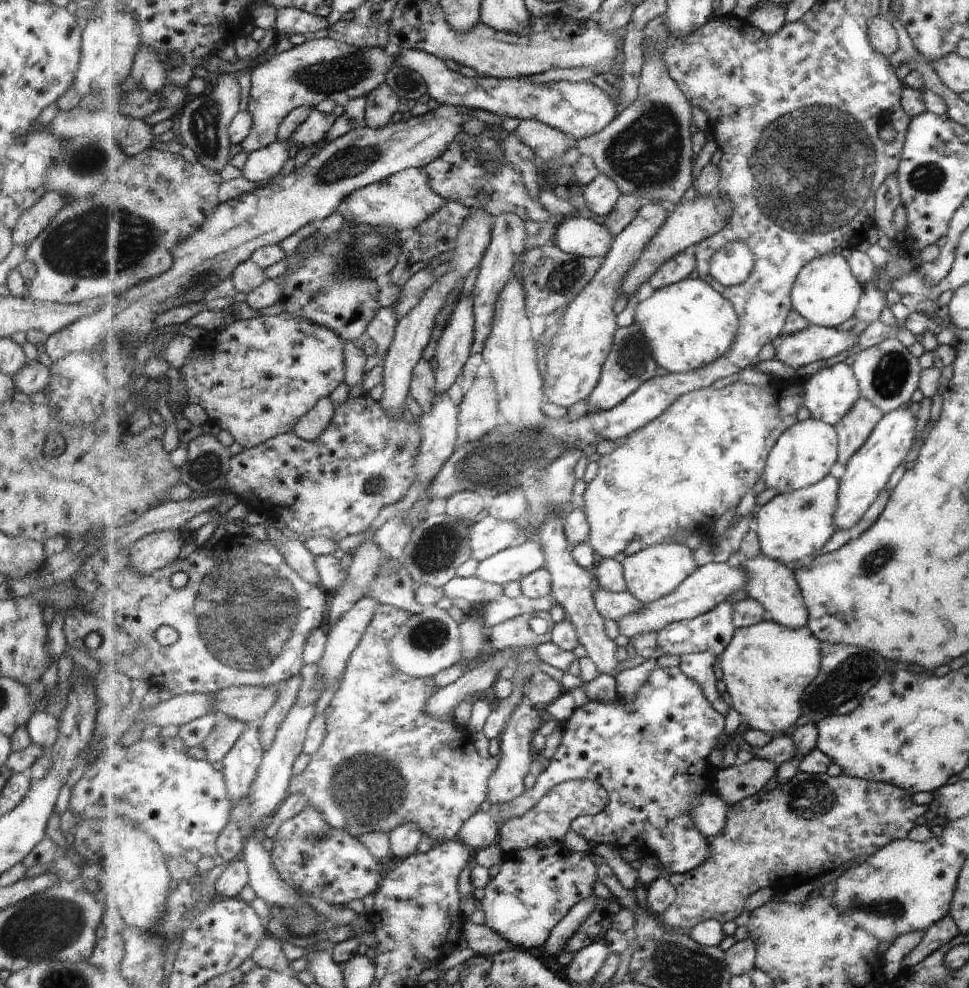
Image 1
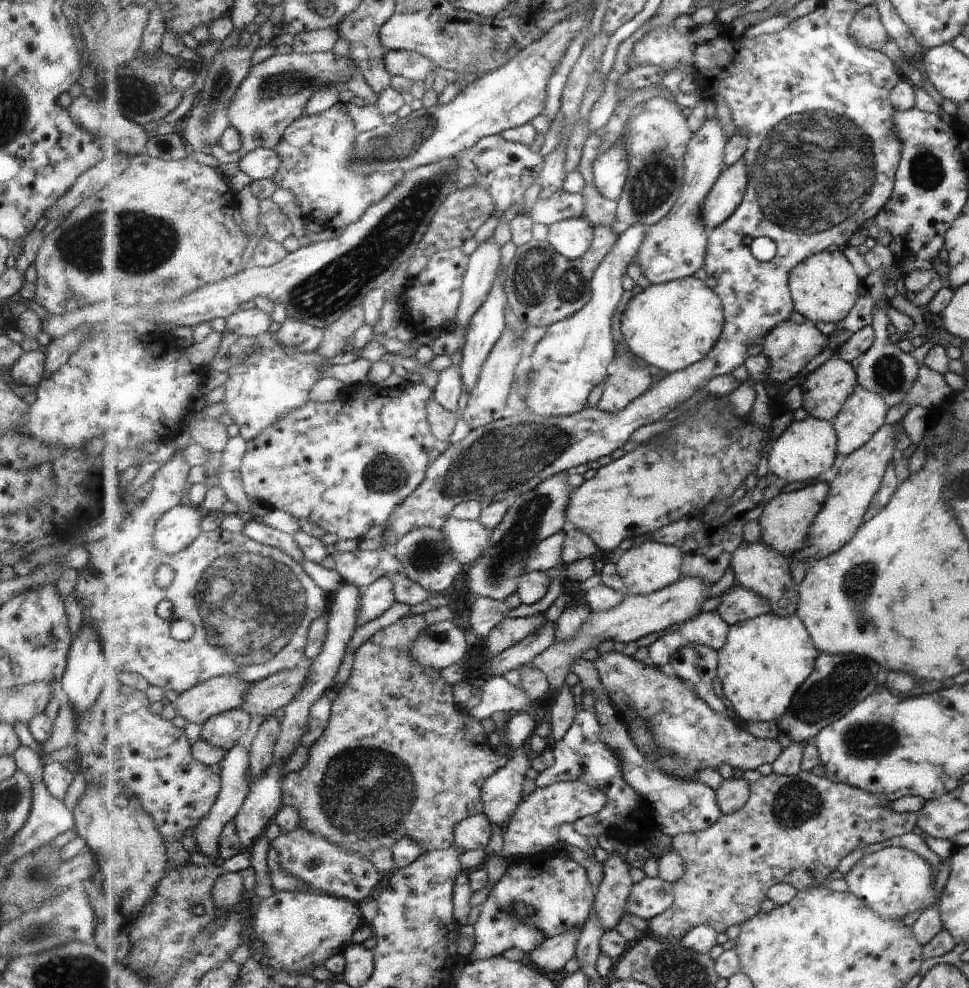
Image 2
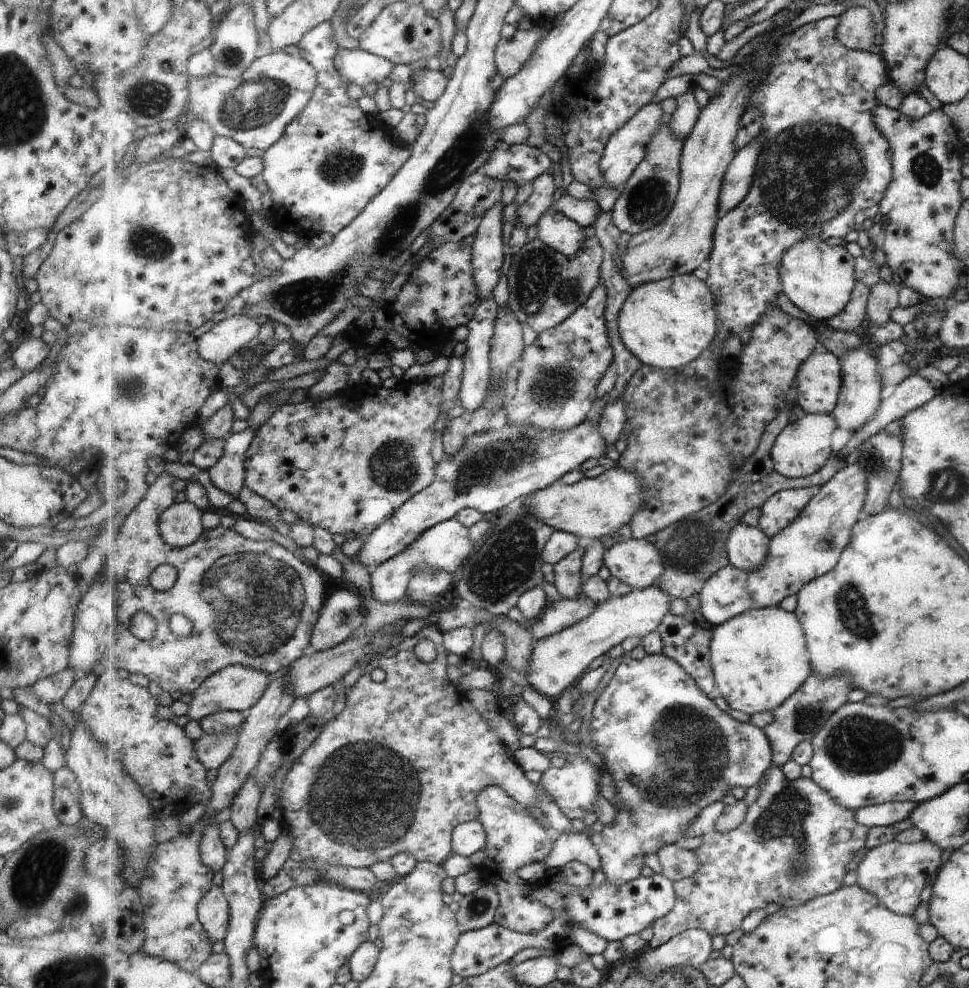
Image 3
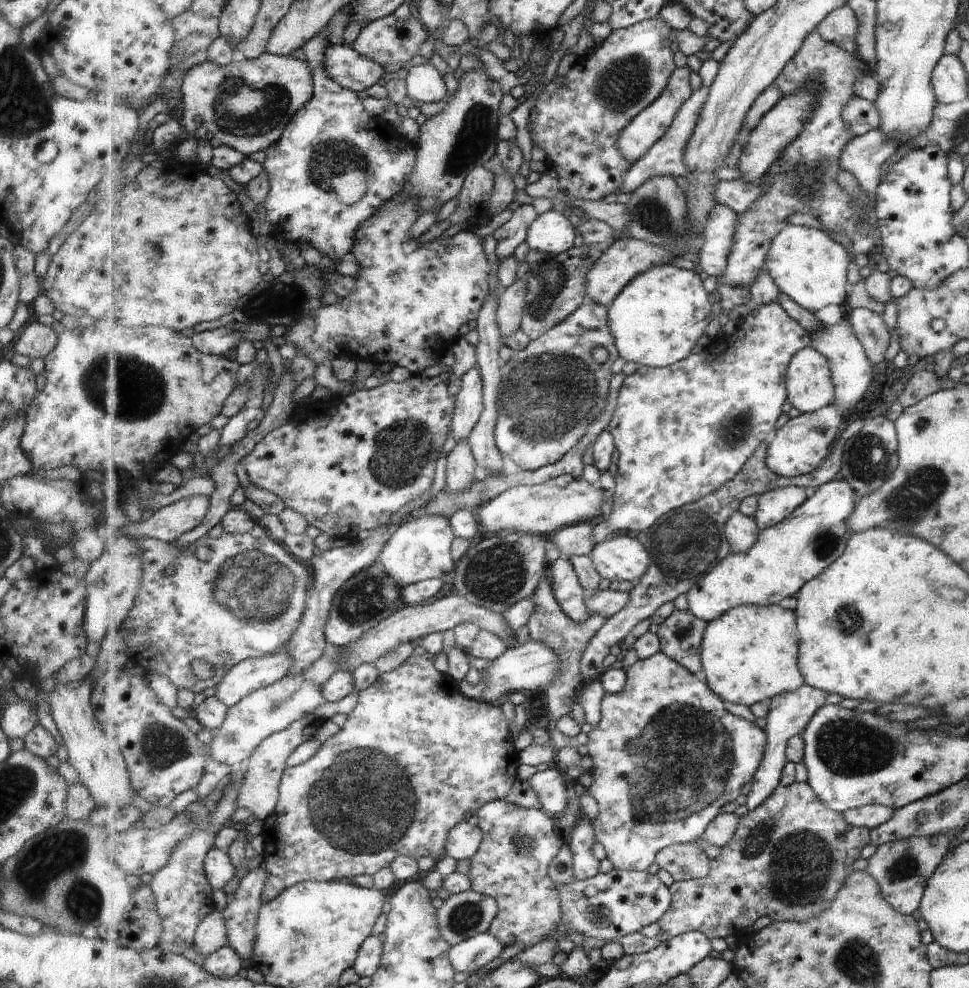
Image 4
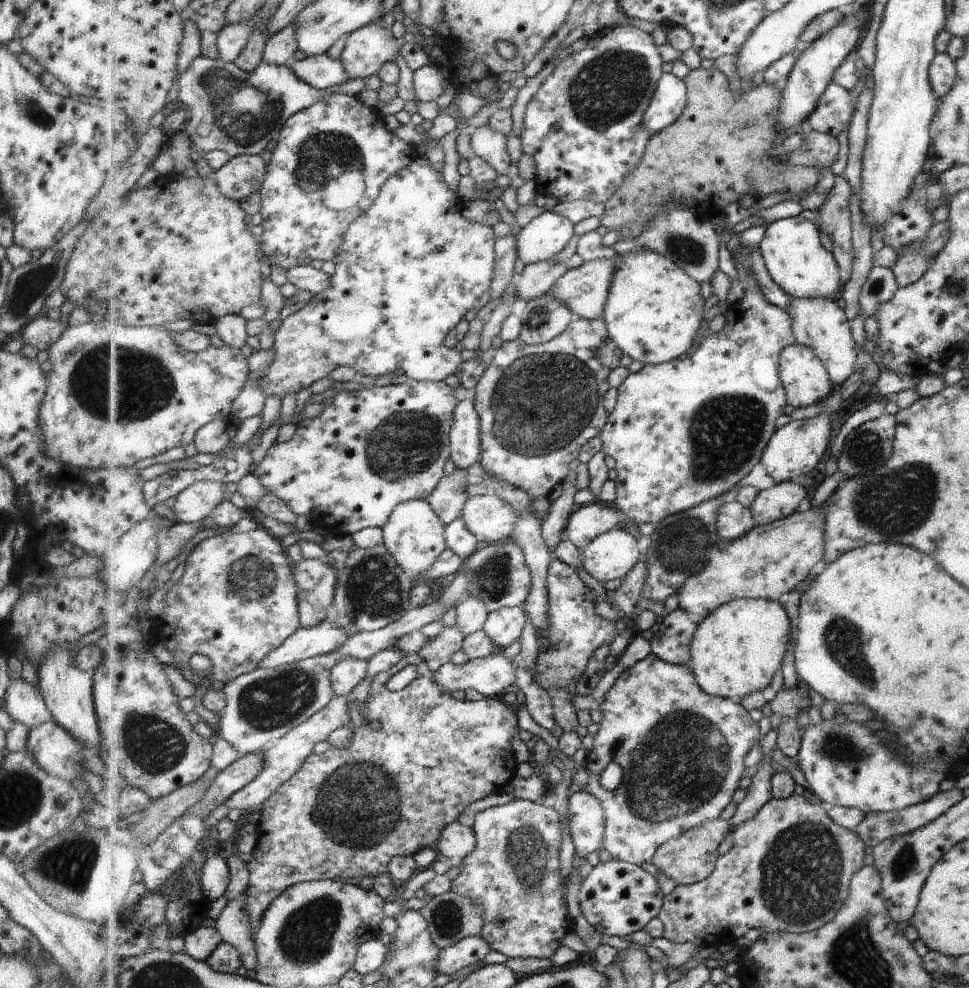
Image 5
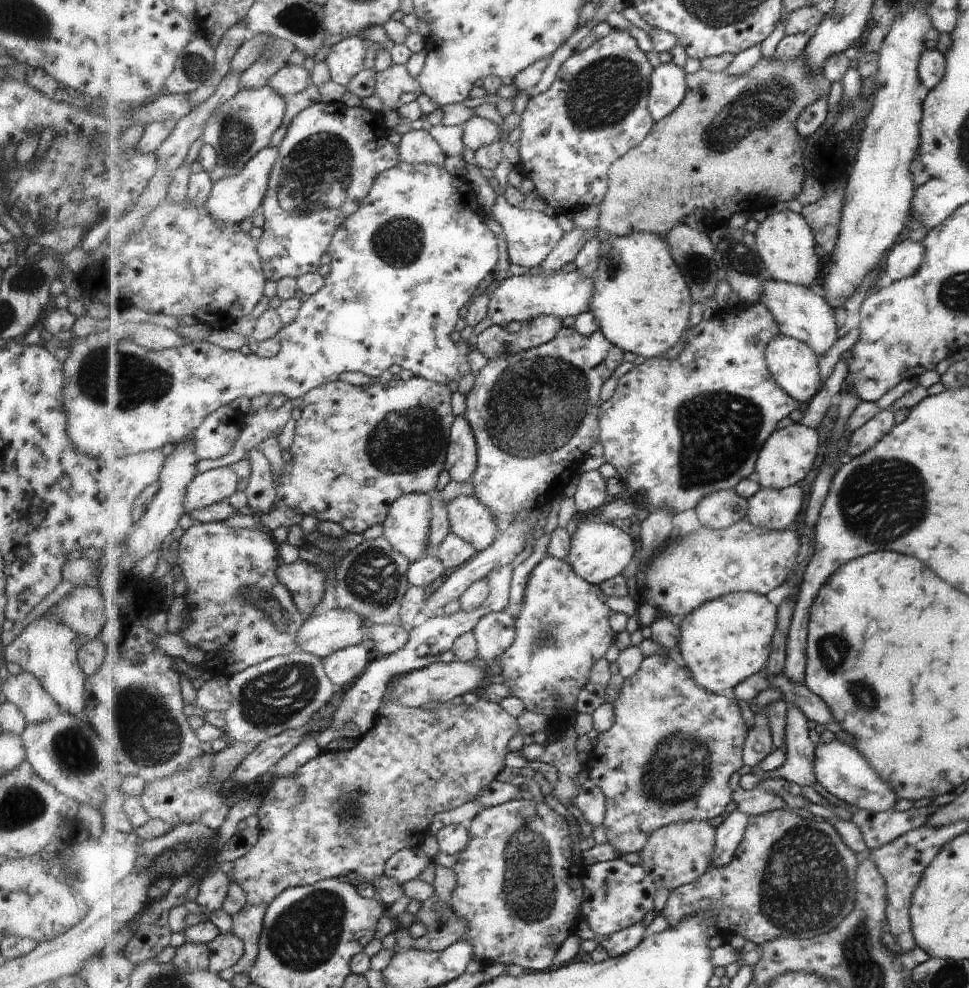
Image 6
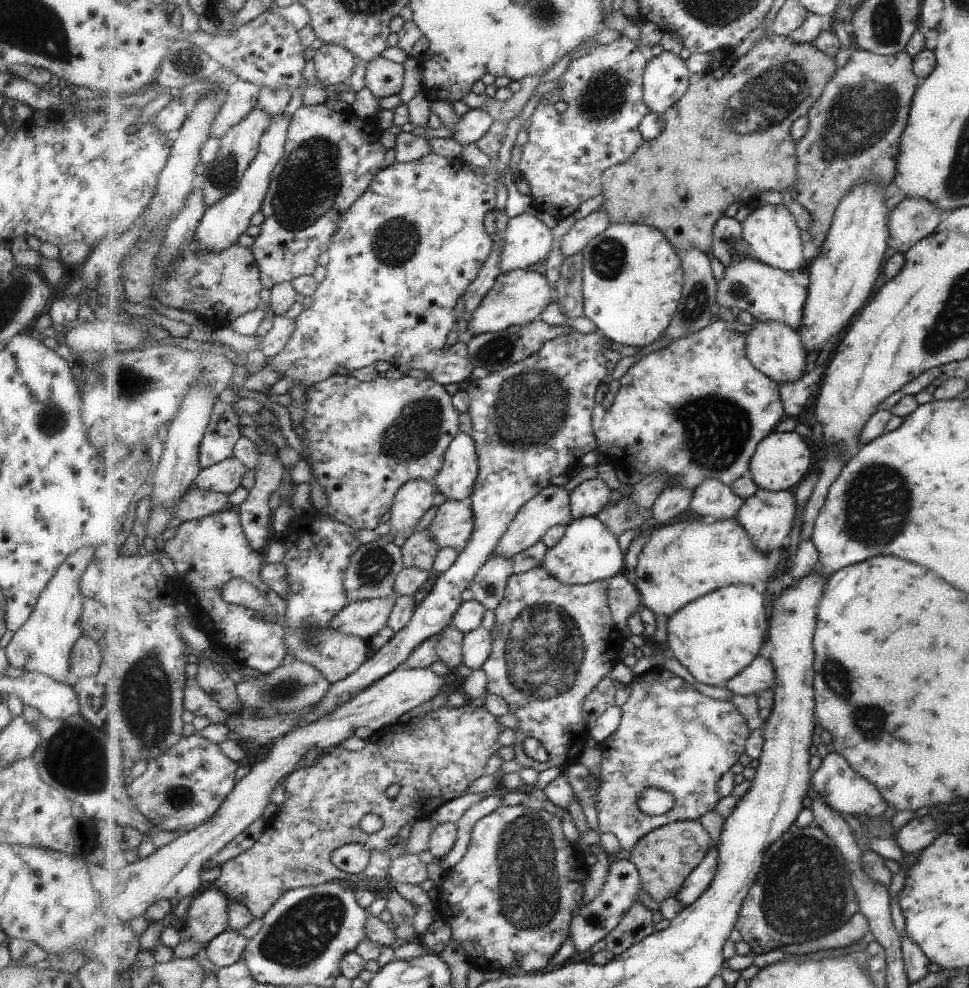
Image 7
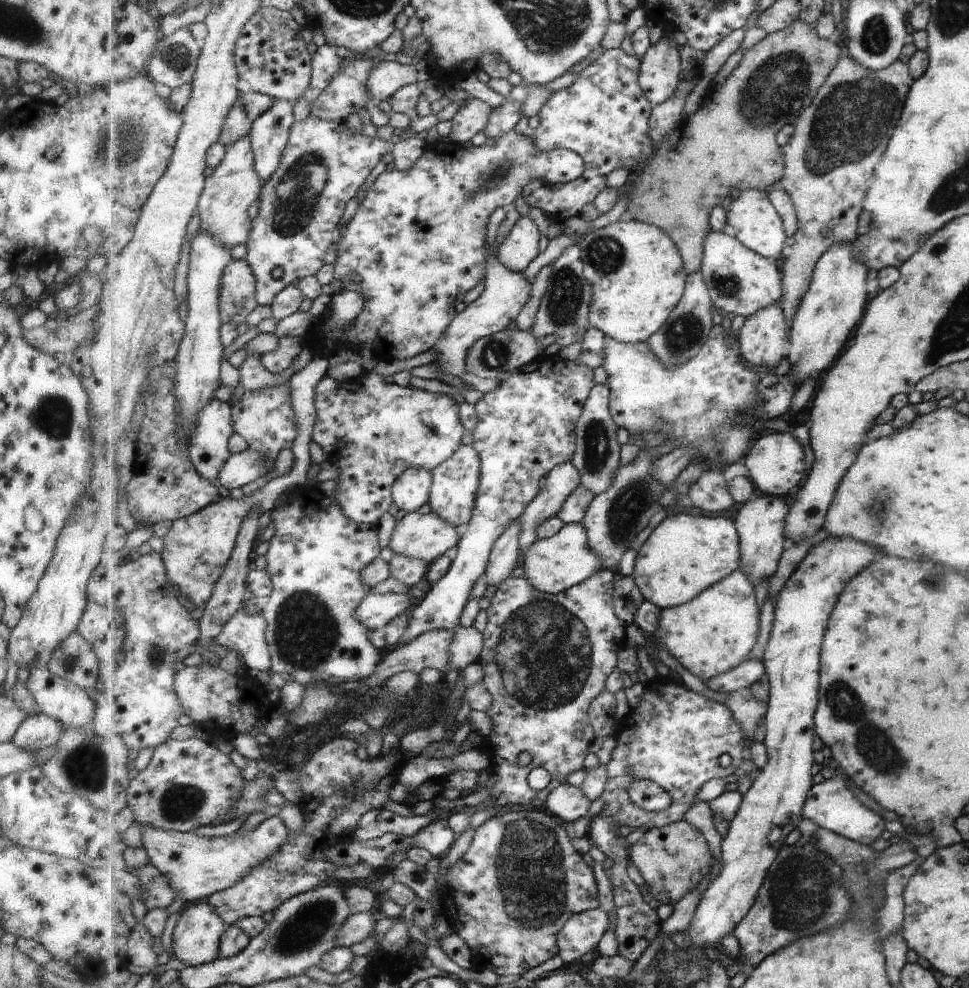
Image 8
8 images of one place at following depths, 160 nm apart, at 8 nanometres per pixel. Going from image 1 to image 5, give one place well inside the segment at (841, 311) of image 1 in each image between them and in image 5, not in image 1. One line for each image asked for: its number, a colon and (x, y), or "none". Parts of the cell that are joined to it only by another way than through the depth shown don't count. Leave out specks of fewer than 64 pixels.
2: (825, 287)
3: (819, 279)
4: (806, 265)
5: (795, 258)

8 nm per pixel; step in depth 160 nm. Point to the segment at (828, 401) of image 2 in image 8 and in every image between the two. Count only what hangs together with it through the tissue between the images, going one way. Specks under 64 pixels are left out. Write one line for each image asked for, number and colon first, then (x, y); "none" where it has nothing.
3: (818, 384)
4: (810, 385)
5: (805, 378)
6: (794, 364)
7: (778, 350)
8: (764, 338)

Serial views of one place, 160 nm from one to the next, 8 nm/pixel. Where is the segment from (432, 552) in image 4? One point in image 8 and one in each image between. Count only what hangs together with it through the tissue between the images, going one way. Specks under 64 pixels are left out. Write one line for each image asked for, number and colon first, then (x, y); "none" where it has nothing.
5: (415, 535)
6: (408, 527)
7: (413, 501)
8: (412, 489)

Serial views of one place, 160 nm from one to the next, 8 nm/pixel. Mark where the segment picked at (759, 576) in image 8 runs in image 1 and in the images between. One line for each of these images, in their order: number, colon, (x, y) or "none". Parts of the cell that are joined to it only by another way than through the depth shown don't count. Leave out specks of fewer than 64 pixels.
1: (791, 526)
2: (786, 521)
3: (783, 508)
4: (775, 506)
5: (783, 500)
6: (773, 509)
7: (768, 516)

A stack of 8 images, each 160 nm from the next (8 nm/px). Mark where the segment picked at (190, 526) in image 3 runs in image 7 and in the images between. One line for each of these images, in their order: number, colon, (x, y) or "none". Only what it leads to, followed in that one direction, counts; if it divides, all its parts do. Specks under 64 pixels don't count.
4: (175, 520)
5: (194, 504)
6: (209, 487)
7: (224, 478)

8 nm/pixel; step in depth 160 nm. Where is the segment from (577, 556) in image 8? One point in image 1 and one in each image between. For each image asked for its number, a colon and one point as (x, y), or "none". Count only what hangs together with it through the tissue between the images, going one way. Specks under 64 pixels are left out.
1: (654, 572)
2: (648, 567)
3: (638, 562)
4: (624, 558)
5: (612, 556)
6: (600, 551)
7: (589, 552)

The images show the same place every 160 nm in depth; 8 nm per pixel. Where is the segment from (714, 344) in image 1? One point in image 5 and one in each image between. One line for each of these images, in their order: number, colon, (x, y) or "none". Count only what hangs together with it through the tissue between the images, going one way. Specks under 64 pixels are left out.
2: (673, 325)
3: (668, 323)
4: (657, 318)
5: (654, 309)

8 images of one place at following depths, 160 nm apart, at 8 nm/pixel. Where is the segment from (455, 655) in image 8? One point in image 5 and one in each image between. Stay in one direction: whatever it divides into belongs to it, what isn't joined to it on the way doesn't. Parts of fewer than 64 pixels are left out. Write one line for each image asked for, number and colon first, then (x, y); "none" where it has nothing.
5: (504, 626)
6: (496, 632)
7: (478, 645)

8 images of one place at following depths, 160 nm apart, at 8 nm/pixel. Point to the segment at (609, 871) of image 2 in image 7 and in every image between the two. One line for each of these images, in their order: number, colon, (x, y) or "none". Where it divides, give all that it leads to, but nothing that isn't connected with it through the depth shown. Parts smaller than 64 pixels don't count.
3: (671, 751)
4: (668, 755)
5: (682, 751)
6: (668, 758)
7: (671, 737)

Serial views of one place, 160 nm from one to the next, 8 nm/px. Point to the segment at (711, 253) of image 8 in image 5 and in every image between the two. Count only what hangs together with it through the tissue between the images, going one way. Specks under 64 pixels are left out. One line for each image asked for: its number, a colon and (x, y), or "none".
5: (819, 324)
6: (803, 313)
7: (769, 294)

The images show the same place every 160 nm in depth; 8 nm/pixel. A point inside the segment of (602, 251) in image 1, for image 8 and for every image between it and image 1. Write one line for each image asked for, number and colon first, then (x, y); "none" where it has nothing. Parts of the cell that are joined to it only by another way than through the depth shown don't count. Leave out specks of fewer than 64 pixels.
2: (573, 237)
3: (563, 234)
4: (552, 232)
5: (543, 237)
6: (531, 236)
7: (529, 238)
8: (522, 246)

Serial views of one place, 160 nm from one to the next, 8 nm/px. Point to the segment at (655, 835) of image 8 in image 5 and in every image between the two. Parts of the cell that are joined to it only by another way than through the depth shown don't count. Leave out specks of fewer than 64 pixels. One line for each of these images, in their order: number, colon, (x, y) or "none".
5: (690, 858)
6: (676, 855)
7: (666, 857)

